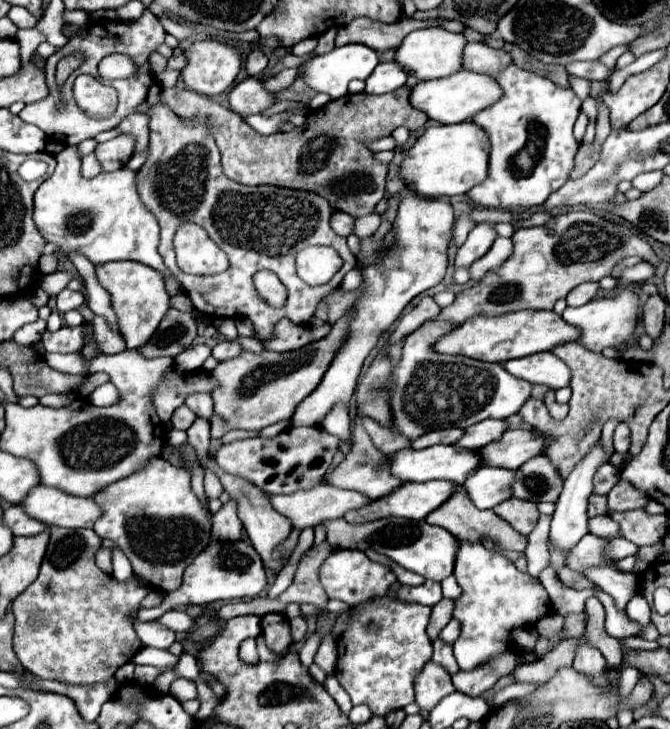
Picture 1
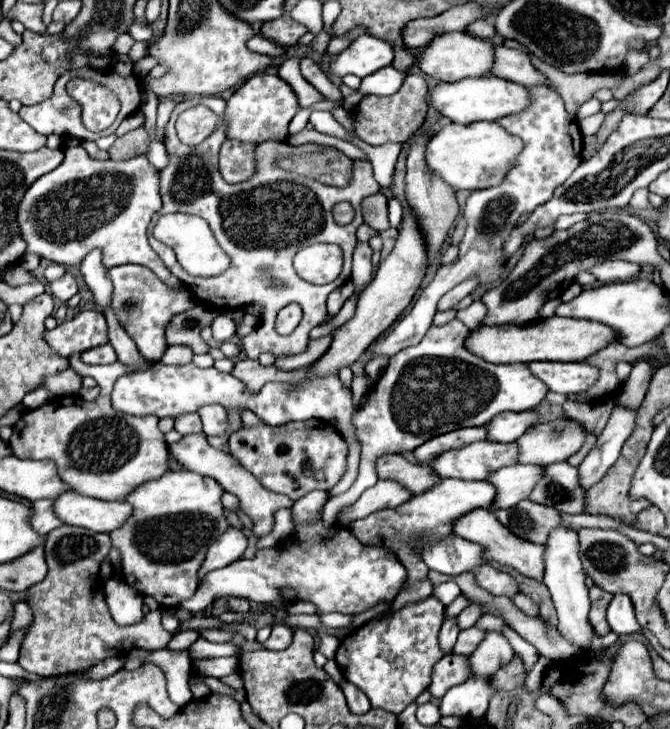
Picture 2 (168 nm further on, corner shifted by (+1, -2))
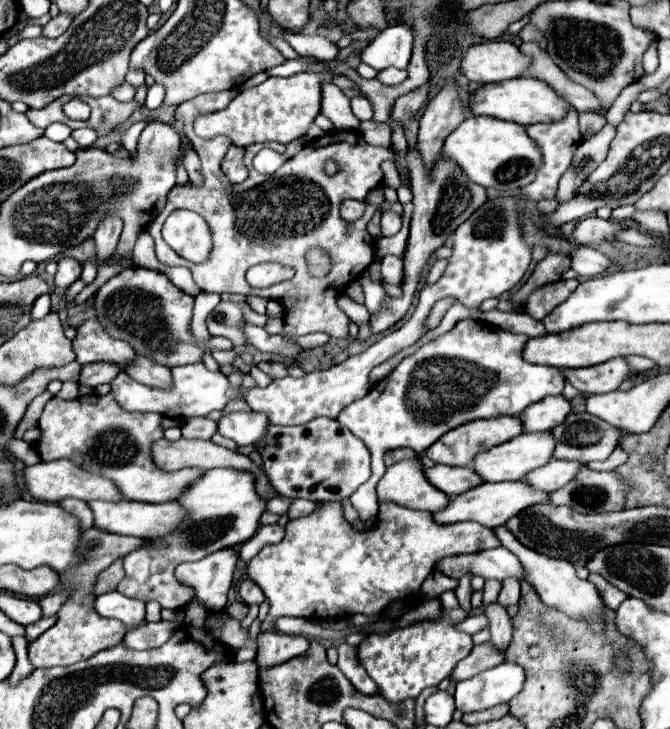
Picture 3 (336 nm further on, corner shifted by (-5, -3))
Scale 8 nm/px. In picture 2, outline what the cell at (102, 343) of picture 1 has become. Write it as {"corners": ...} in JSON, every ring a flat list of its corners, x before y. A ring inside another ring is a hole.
{"corners":[[106,343,104,347,96,347,92,351,84,351,82,353,82,361,90,363,90,365,108,365,116,361,116,353,112,349,110,343]]}

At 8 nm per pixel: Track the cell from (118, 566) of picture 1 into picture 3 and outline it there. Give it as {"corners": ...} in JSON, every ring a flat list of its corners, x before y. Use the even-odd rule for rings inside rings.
{"corners":[[116,590,98,596,94,600,94,610,104,618,122,620,130,628,144,620,144,604,134,598,126,598]]}

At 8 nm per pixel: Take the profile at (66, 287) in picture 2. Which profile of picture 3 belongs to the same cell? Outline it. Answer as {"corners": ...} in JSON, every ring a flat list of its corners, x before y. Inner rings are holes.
{"corners":[[58,258,58,272,56,272,56,284,54,288,56,290,66,290,72,282,76,282,80,278,80,272,82,272,82,266,78,260,74,258]]}

